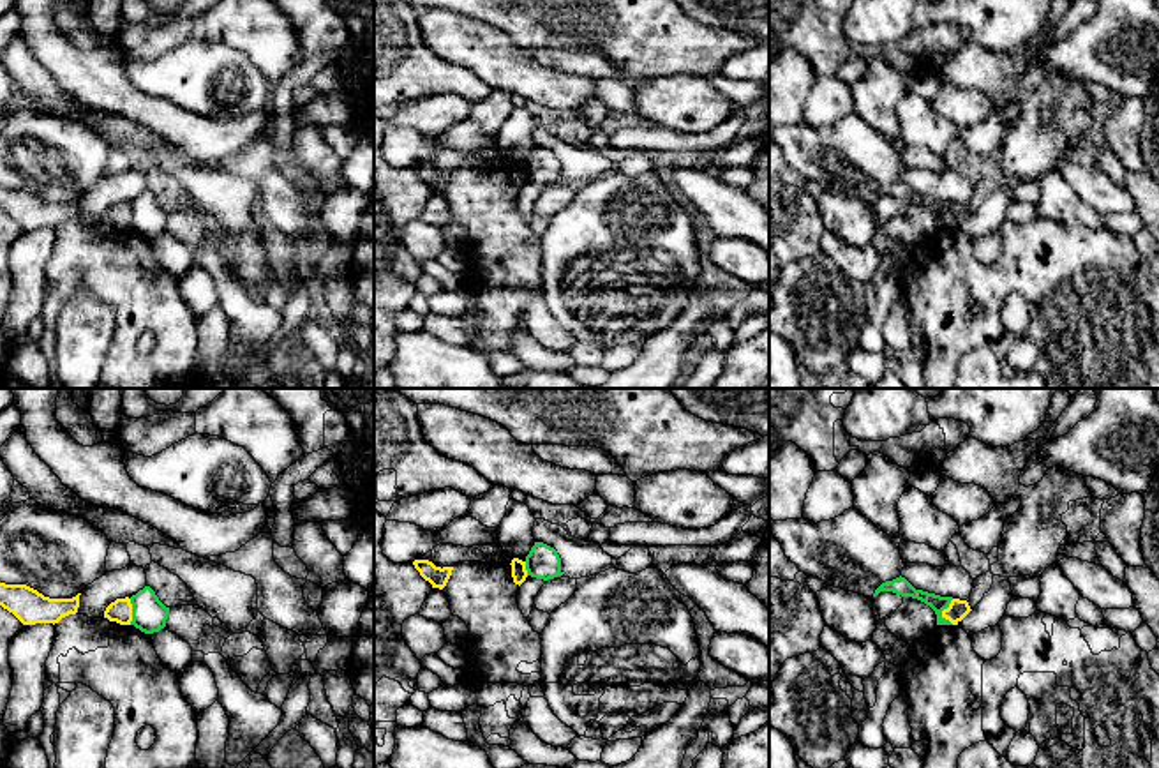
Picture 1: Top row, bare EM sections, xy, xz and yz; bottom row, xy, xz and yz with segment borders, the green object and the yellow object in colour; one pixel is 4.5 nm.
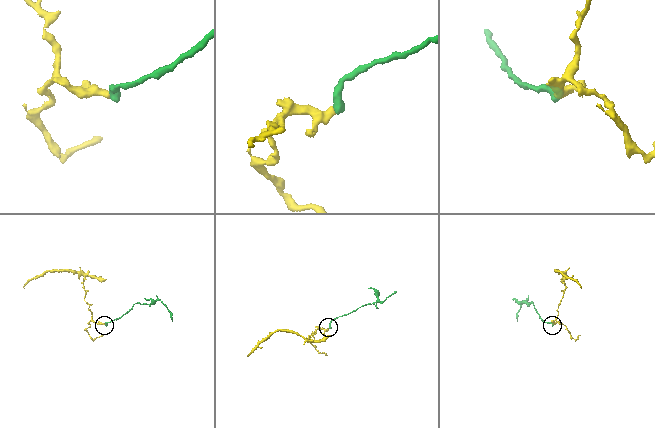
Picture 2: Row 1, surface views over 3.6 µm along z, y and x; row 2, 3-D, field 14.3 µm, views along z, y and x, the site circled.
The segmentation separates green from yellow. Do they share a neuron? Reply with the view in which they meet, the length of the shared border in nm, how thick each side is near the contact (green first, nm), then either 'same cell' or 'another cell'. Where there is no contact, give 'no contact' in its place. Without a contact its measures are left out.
yz | 120 nm | 80/90 nm | another cell

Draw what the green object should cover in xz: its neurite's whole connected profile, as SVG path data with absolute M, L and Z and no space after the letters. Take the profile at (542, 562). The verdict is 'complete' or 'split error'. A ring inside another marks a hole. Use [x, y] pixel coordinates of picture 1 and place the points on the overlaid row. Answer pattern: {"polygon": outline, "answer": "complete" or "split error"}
{"polygon": "M535 542L531 547L529 554L526 556L526 570L527 576L543 581L563 576L557 551L543 542Z", "answer": "complete"}

